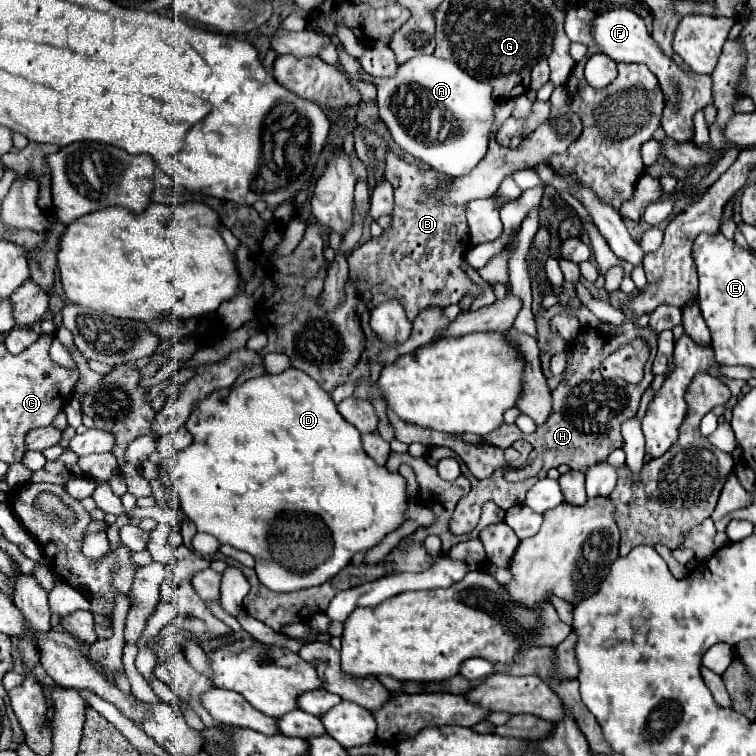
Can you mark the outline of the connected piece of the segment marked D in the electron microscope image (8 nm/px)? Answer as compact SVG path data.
M285 369L279 375L261 375L255 379L249 379L241 385L233 385L227 387L223 391L213 391L209 395L209 399L203 399L203 403L199 403L199 407L195 407L195 411L191 413L191 417L187 419L185 425L187 431L193 435L193 443L191 447L183 449L179 455L175 457L163 457L159 453L159 437L163 435L155 435L156 451L149 457L152 462L157 462L158 471L169 472L171 477L171 485L177 489L181 509L187 519L197 527L199 533L209 533L213 535L221 545L231 545L235 549L247 551L249 555L253 555L255 559L255 571L259 581L275 591L275 593L295 593L307 587L317 587L323 581L329 581L331 577L335 577L357 551L365 551L375 547L387 533L391 533L393 529L397 529L403 523L403 513L407 507L407 497L405 497L405 479L399 473L389 473L385 467L377 467L373 463L373 459L367 457L367 453L361 447L361 433L357 427L351 427L343 415L339 415L331 395L327 391L323 391L323 387L319 387L319 383L315 383L315 379L311 379L309 375L303 375L303 371L299 369Z

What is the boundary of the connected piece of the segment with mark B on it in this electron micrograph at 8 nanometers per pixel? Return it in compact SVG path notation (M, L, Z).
M387 151L385 179L395 189L395 205L391 213L391 225L381 237L369 239L359 249L353 249L347 257L351 279L363 275L371 283L371 291L359 293L369 309L395 297L403 303L409 321L427 307L449 307L459 303L463 295L481 297L483 289L463 273L463 255L469 251L469 231L465 221L465 207L443 207L439 203L423 201L423 191L445 181L447 175L435 169L419 169L405 163L397 153Z

